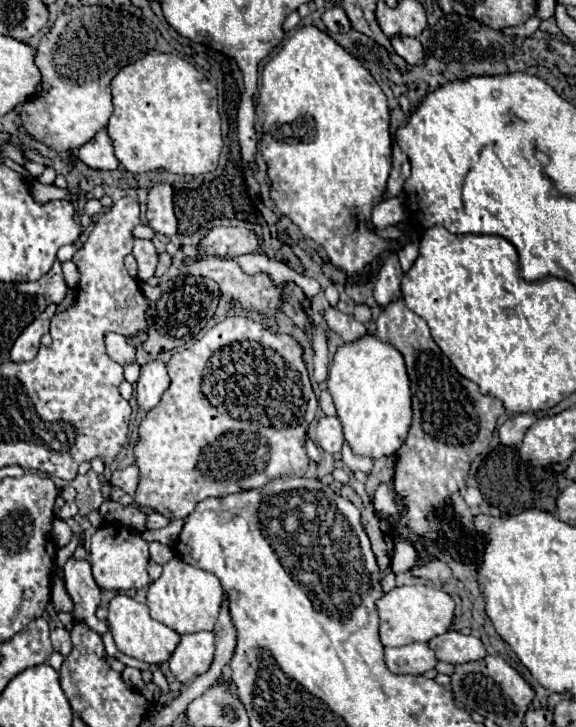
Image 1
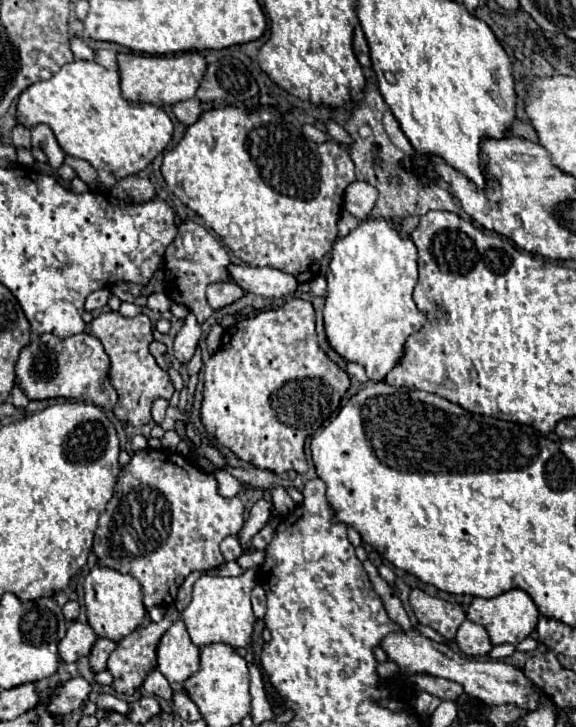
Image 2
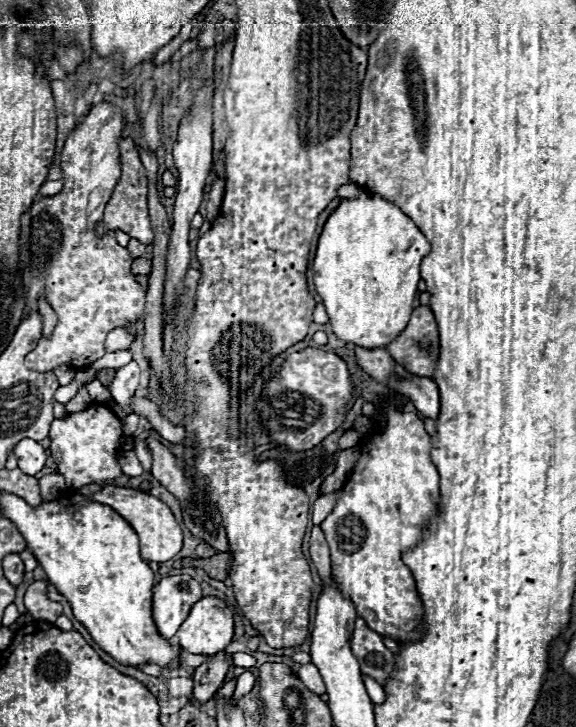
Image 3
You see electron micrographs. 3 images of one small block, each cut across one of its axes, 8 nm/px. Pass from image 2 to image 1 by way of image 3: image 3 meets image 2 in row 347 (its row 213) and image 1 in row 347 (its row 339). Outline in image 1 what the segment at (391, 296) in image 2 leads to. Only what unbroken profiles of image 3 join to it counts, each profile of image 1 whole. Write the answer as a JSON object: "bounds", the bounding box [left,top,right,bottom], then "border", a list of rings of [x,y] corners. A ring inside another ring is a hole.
{"bounds":[328,334,412,458],"border":[[[366,334],[340,346],[330,364],[328,390],[344,426],[344,438],[356,454],[370,458],[392,456],[404,444],[408,426],[412,424],[410,380],[404,356],[392,344]]]}

